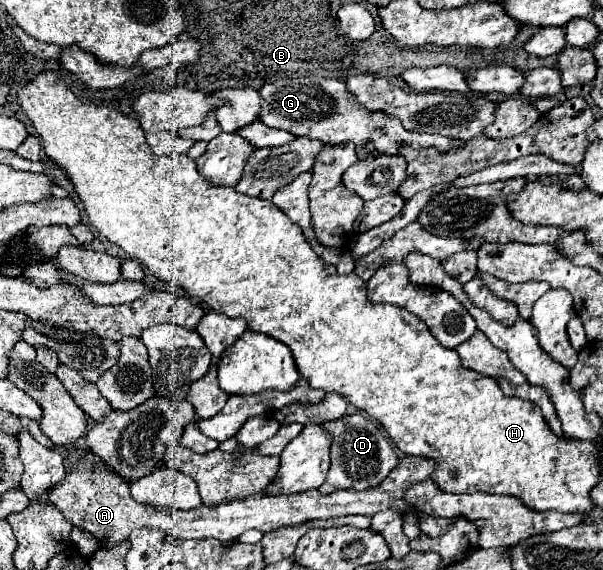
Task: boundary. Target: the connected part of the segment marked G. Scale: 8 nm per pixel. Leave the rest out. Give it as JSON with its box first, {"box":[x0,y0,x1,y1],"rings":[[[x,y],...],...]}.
{"box":[260,76,462,158],"rings":[[[302,76],[302,78],[282,78],[270,82],[260,88],[260,96],[264,100],[260,122],[270,128],[286,130],[294,136],[308,136],[322,140],[324,144],[342,144],[354,142],[358,158],[364,158],[364,144],[372,142],[378,154],[398,154],[402,144],[412,148],[420,146],[434,146],[440,152],[450,148],[462,148],[462,140],[450,140],[438,134],[420,134],[420,132],[406,132],[396,116],[386,112],[368,112],[362,104],[356,102],[356,96],[346,90],[346,84],[340,80],[328,80],[320,76]]]}

